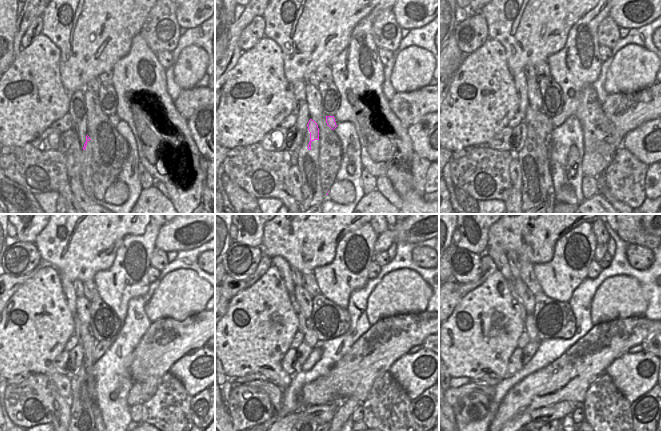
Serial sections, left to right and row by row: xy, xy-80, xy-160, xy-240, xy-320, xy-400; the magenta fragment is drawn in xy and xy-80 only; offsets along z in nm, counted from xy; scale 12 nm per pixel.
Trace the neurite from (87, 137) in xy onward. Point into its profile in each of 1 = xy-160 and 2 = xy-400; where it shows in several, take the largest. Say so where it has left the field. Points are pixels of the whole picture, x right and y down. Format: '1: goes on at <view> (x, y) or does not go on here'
1: goes on at xy-160 (542, 126)
2: goes on at xy-400 (529, 324)

